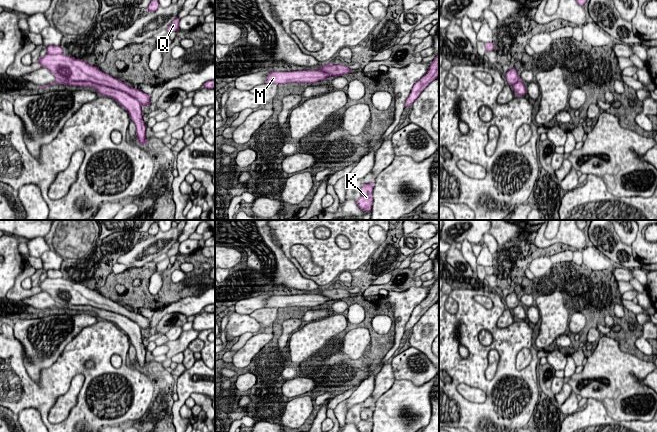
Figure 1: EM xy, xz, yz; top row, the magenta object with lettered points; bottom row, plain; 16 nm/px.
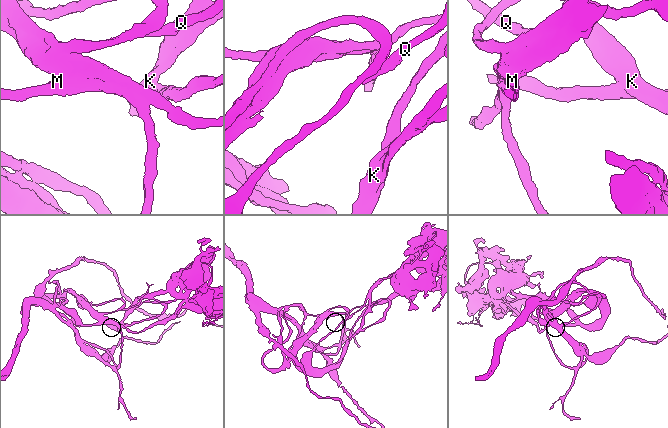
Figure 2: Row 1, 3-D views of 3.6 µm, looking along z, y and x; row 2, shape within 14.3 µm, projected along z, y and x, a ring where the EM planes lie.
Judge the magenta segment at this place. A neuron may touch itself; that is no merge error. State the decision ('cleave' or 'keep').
keep

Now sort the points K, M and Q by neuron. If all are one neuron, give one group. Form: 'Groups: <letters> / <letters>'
Groups: K M Q

